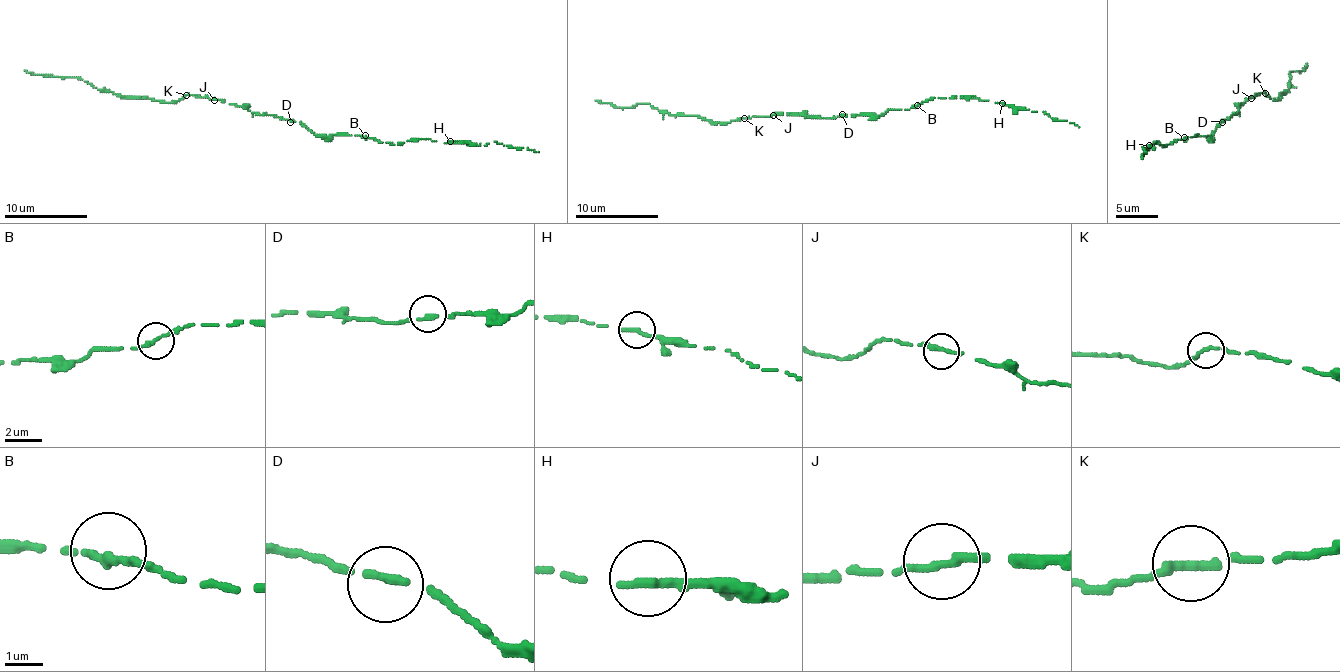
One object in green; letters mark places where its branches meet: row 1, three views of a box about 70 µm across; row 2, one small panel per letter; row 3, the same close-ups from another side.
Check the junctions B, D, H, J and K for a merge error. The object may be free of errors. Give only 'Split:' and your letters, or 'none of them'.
Split: none of them

